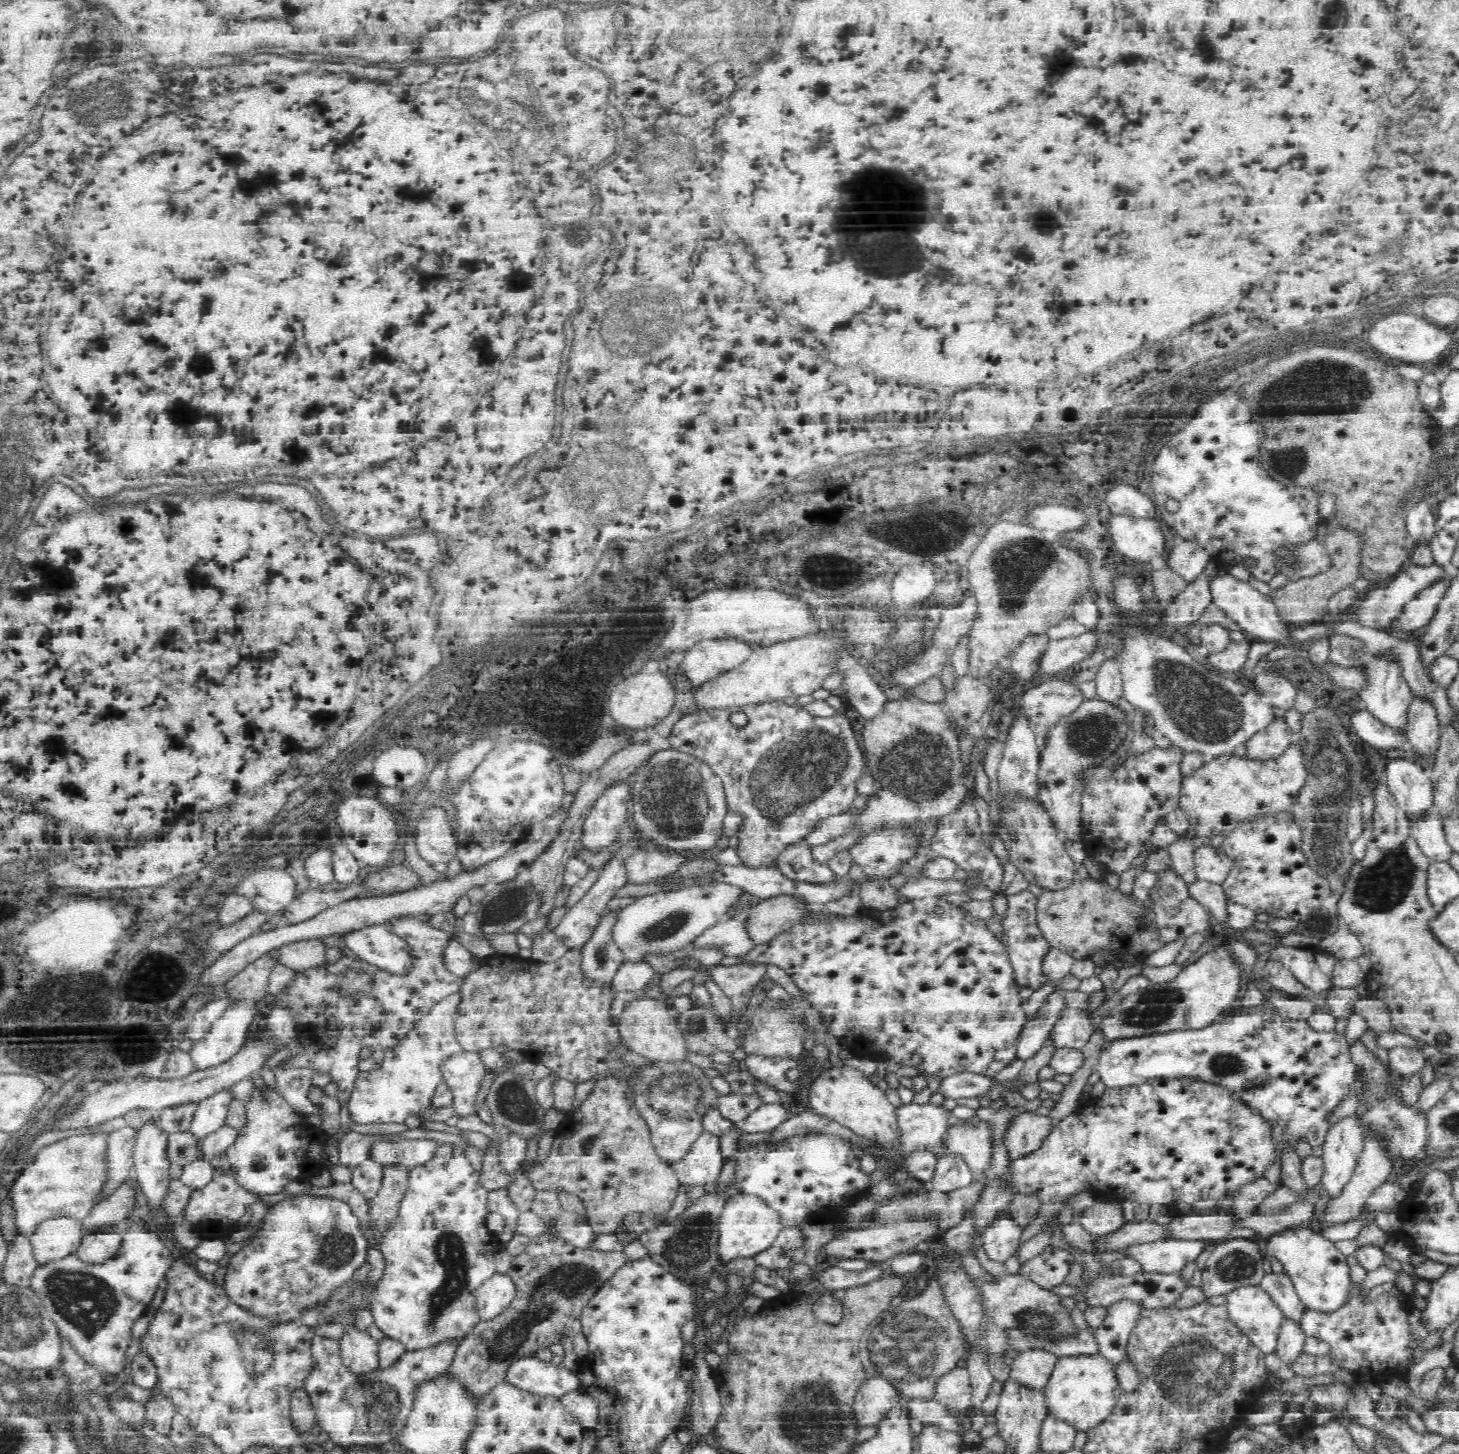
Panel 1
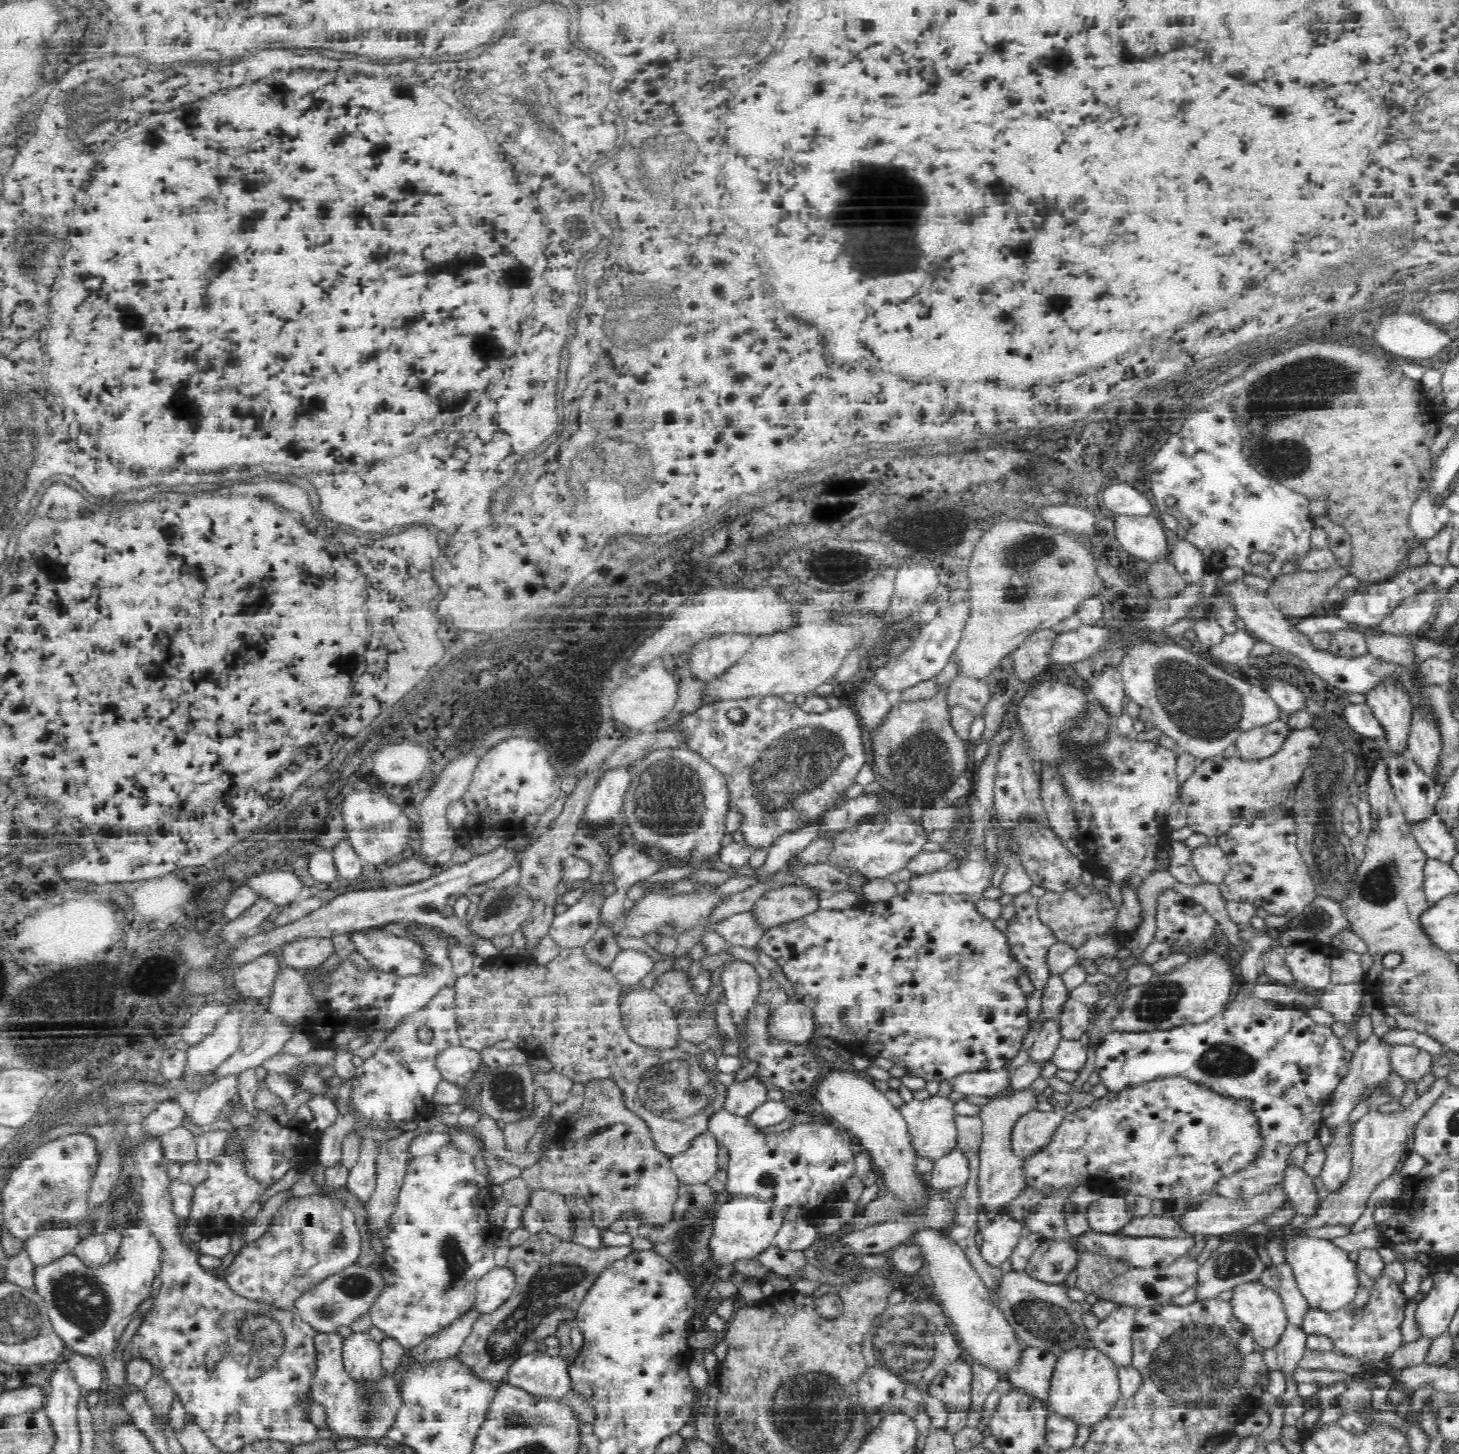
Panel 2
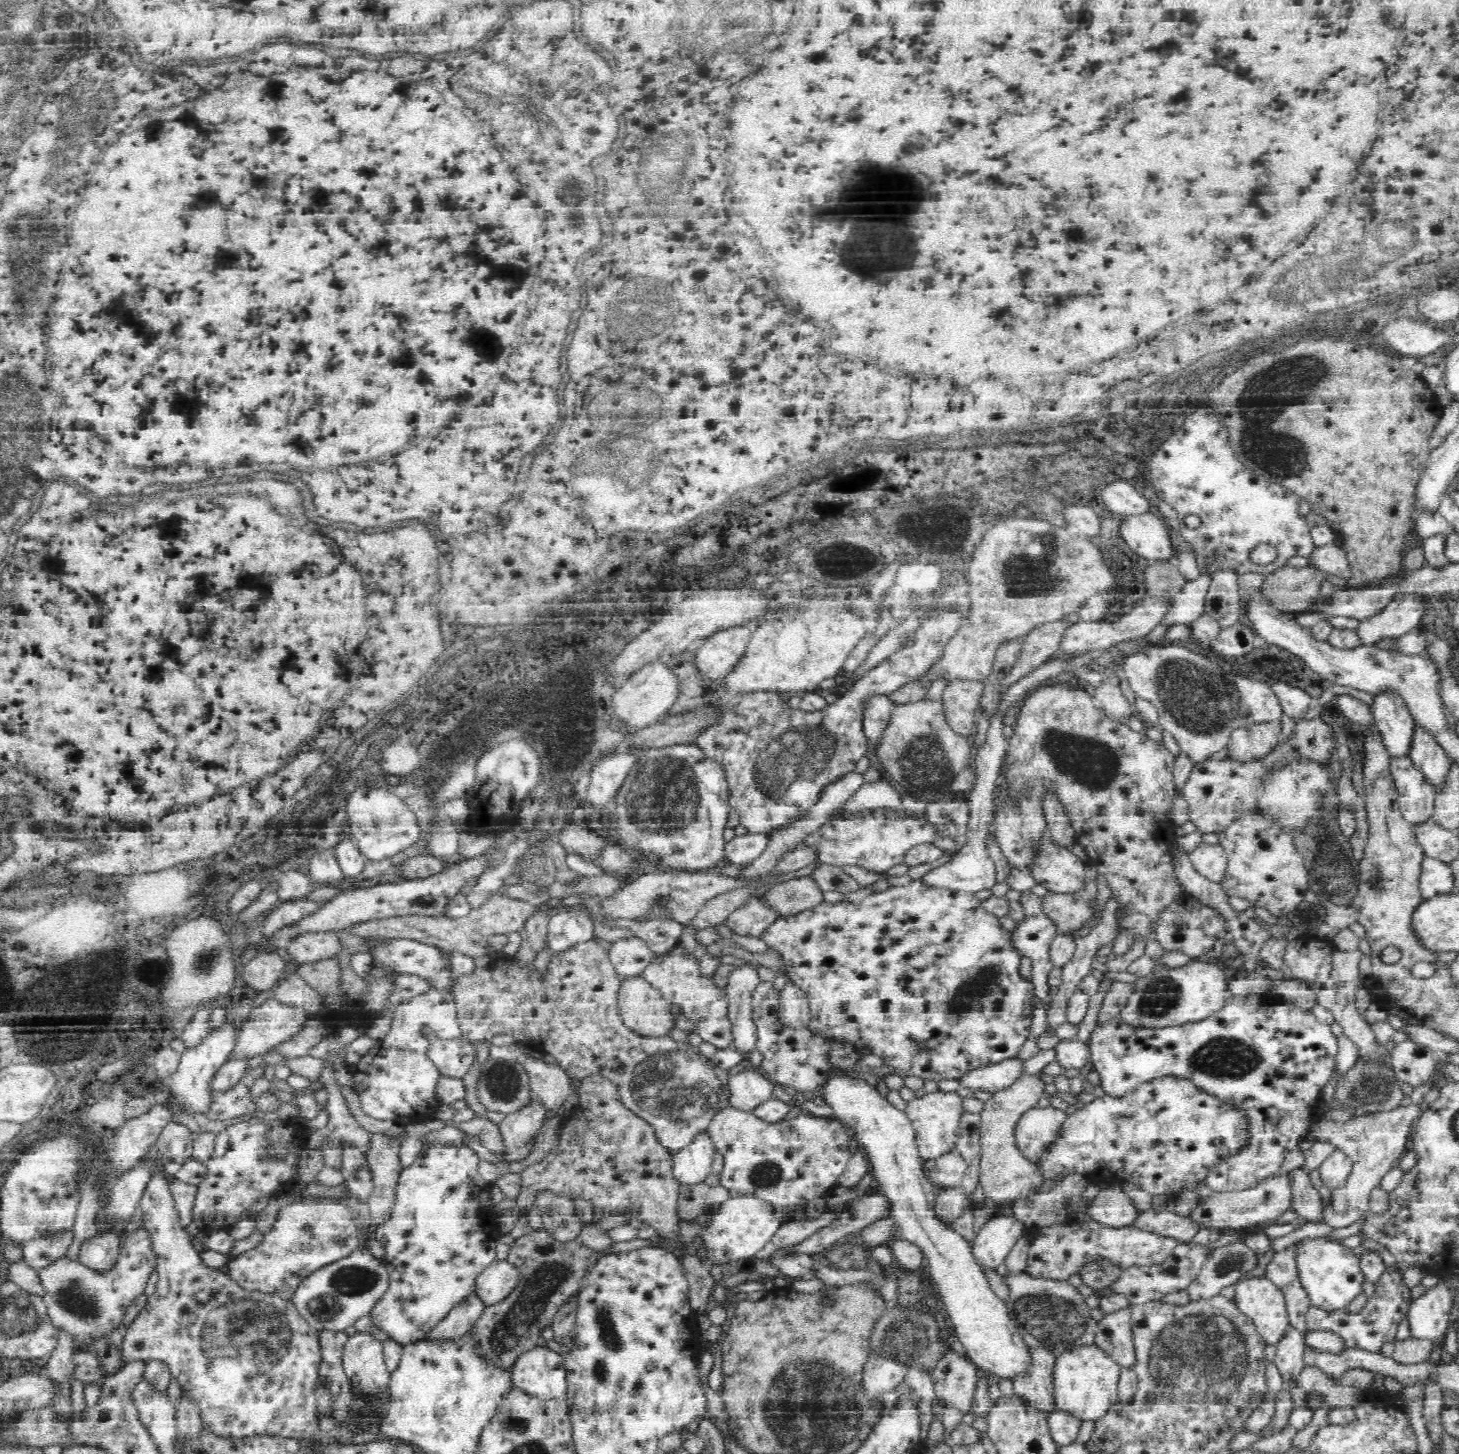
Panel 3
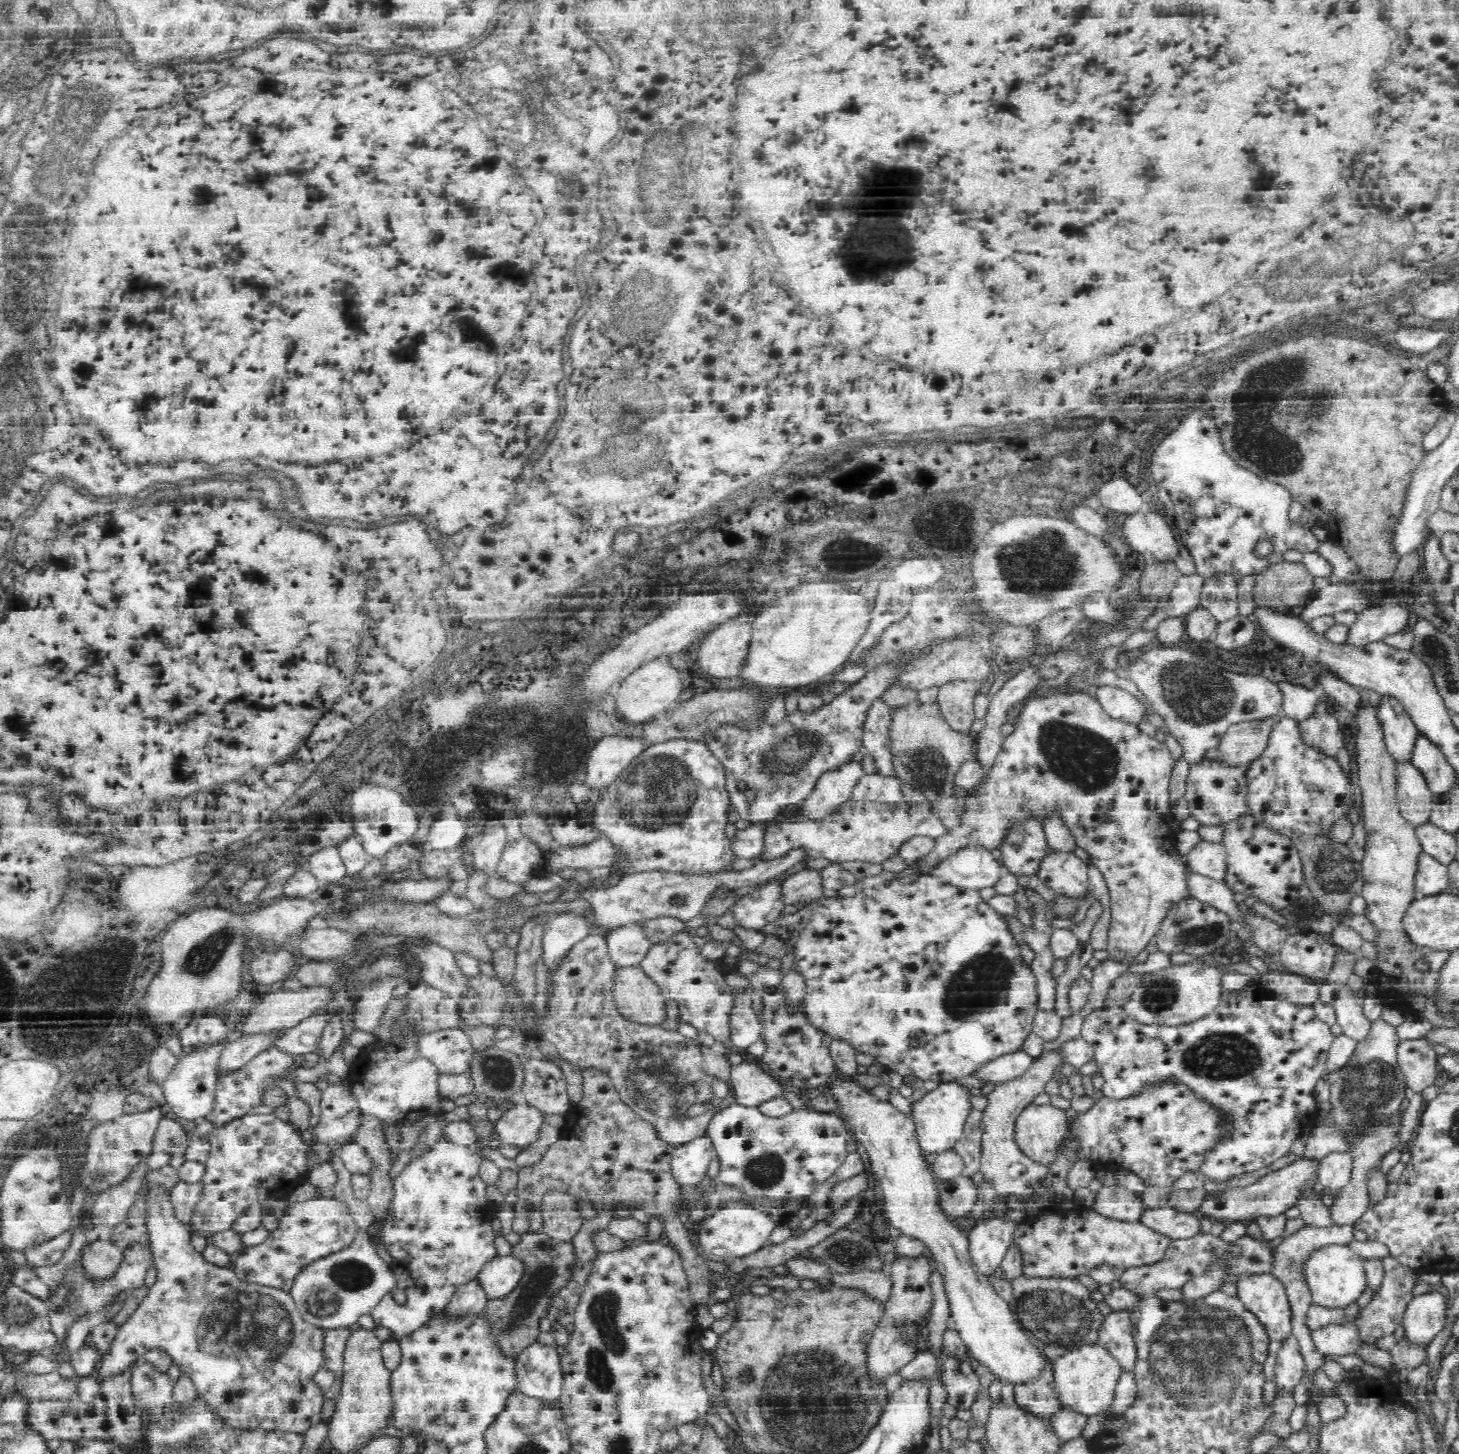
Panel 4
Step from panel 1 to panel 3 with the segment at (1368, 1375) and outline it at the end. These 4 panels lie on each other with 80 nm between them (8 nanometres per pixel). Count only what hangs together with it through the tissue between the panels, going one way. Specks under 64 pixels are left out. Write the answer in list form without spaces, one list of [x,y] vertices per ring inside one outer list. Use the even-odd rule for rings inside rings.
[[[1385,1270],[1374,1284],[1373,1295],[1364,1308],[1356,1313],[1348,1311],[1347,1307],[1328,1312],[1323,1308],[1311,1306],[1305,1316],[1306,1328],[1312,1333],[1318,1331],[1334,1333],[1334,1336],[1342,1341],[1343,1350],[1358,1349],[1366,1353],[1380,1353],[1386,1344],[1398,1340],[1397,1332],[1402,1319],[1409,1313],[1412,1299],[1410,1290],[1402,1281],[1400,1271]]]

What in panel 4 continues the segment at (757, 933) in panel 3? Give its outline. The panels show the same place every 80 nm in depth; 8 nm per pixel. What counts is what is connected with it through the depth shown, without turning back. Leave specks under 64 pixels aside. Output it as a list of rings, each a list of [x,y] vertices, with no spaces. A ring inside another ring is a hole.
[[[780,882],[761,883],[760,888],[742,897],[734,906],[734,919],[744,930],[760,932],[784,913],[780,901]]]

